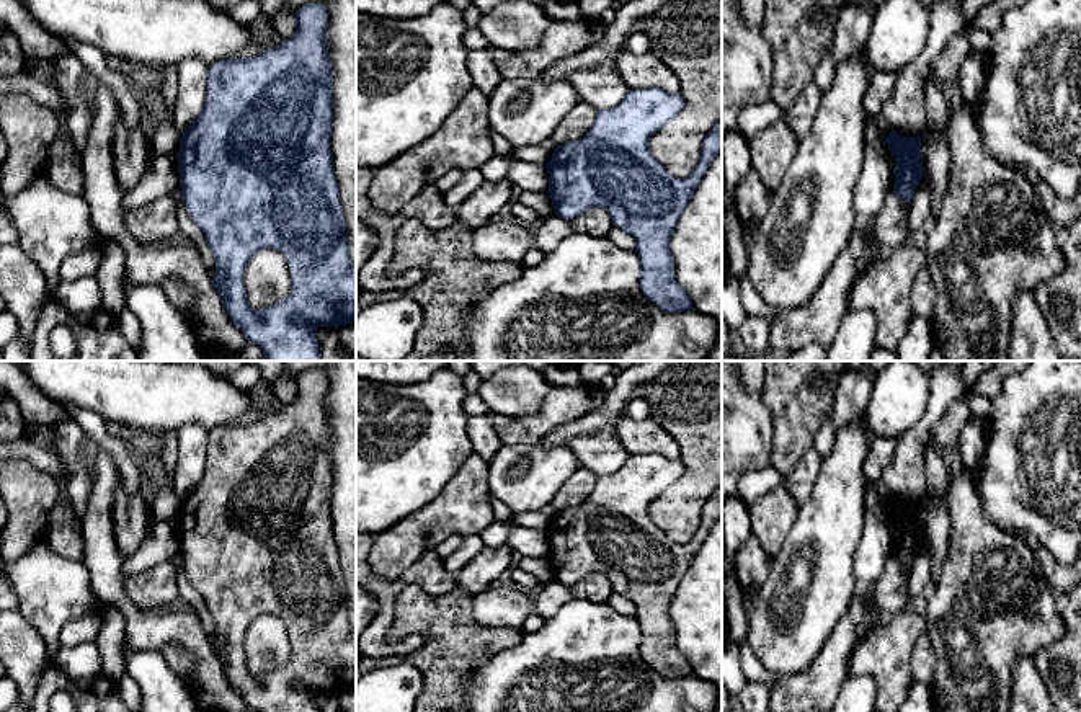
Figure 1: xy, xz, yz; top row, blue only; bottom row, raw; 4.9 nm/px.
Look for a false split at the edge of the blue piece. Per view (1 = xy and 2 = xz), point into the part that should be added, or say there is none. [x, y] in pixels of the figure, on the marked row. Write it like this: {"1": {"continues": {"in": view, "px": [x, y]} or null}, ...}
{"1": {"continues": null}, "2": {"continues": null}}

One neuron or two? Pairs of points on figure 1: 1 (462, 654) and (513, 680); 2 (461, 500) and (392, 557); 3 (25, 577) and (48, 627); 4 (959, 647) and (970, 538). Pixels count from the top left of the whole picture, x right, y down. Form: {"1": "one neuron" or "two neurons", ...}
{"1": "two neurons", "2": "one neuron", "3": "one neuron", "4": "one neuron"}

